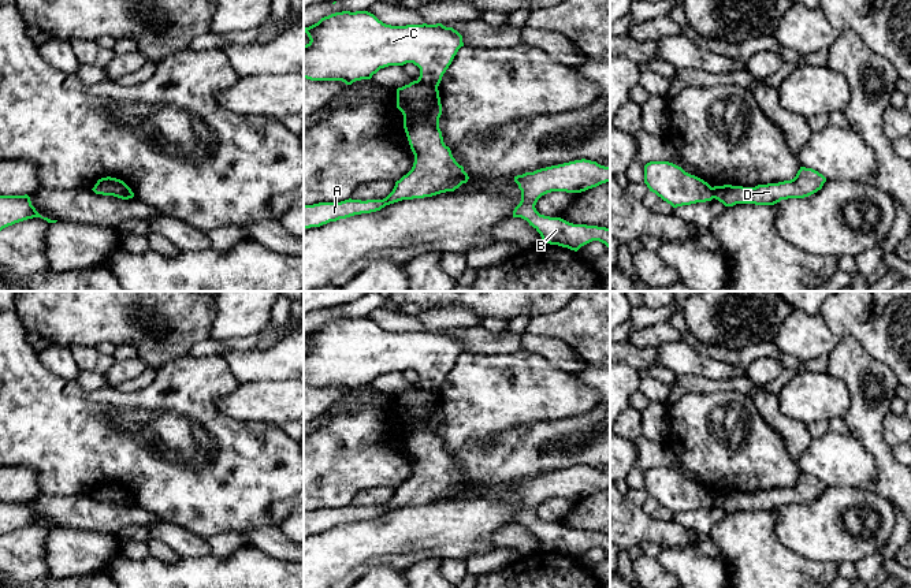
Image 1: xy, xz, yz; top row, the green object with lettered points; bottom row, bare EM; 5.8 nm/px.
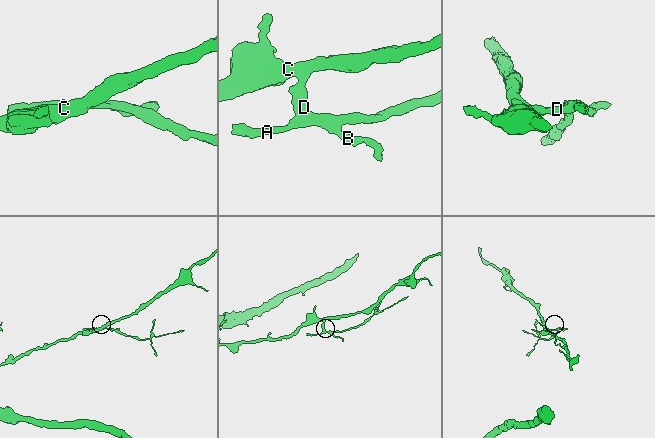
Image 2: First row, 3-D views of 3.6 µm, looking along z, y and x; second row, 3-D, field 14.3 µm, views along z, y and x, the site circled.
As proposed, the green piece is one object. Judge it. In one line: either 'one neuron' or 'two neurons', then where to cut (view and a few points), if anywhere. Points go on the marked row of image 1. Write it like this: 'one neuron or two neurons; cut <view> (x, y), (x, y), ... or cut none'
two neurons; cut xz (417, 79), (437, 88)

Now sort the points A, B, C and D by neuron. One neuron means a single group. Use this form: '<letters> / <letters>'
A B D / C

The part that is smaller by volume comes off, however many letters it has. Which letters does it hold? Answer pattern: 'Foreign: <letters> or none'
Foreign: A, B, D

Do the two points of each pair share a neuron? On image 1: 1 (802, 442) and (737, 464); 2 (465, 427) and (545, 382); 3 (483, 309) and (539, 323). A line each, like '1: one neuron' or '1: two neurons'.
1: two neurons
2: one neuron
3: two neurons

